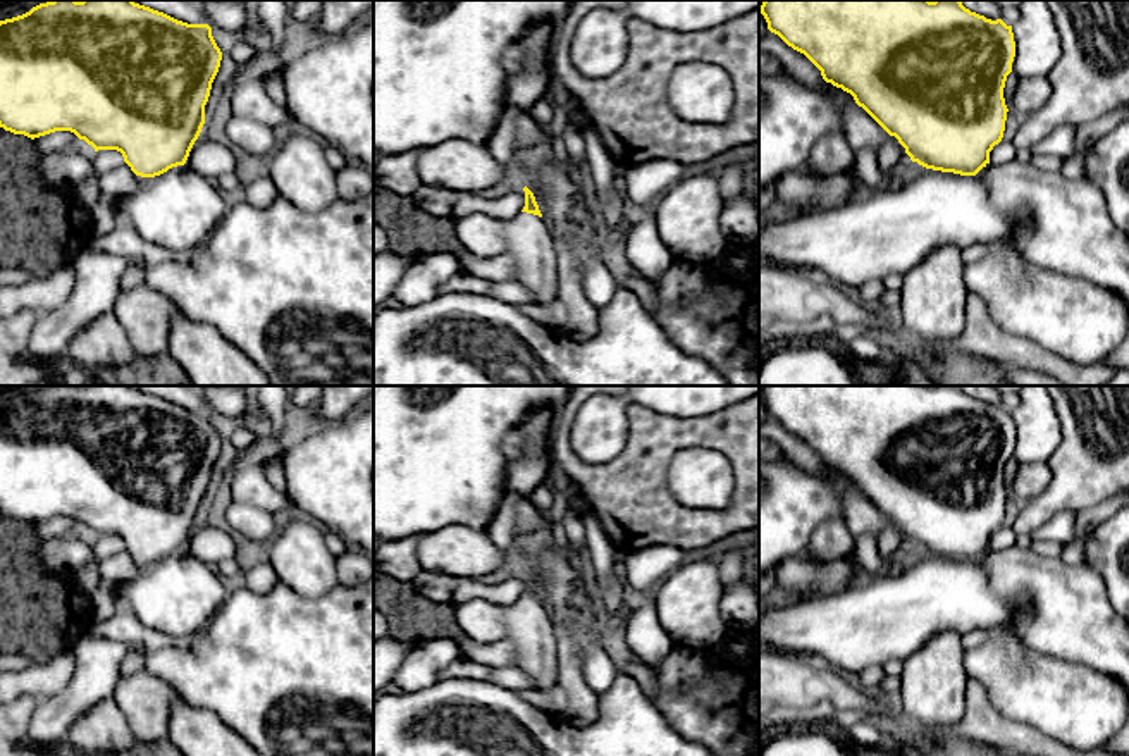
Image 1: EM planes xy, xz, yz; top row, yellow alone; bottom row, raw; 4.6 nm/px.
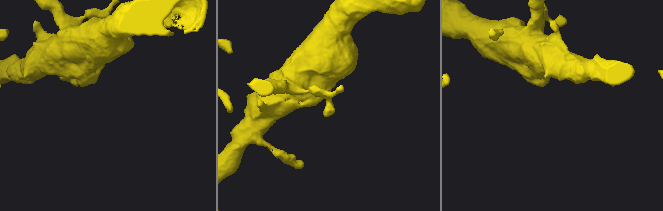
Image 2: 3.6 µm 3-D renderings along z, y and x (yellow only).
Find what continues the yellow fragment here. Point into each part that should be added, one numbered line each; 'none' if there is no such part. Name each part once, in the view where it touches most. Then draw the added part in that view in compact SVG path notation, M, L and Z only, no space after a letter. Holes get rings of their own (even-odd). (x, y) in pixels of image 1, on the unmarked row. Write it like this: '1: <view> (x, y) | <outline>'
1: xz (529, 627) | M520 598L504 606L506 639L516 649L516 668L535 684L537 691L558 685L558 629L547 608Z

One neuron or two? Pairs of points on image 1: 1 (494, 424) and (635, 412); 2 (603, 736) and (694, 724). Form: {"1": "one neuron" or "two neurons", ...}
{"1": "two neurons", "2": "two neurons"}

